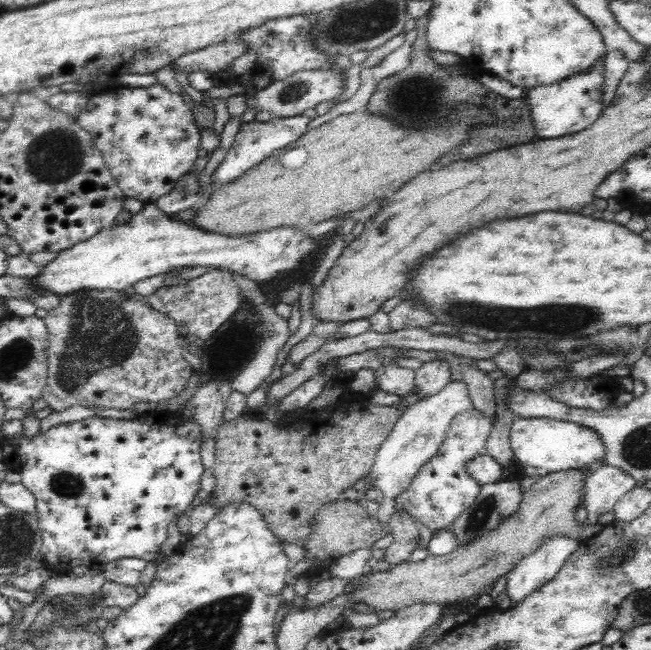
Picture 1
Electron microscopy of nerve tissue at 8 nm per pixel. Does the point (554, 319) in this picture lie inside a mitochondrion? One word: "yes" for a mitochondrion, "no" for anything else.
yes

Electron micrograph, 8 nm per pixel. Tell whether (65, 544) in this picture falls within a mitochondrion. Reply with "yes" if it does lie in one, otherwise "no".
no

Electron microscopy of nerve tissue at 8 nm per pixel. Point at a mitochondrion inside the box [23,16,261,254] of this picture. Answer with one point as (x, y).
(64, 134)

